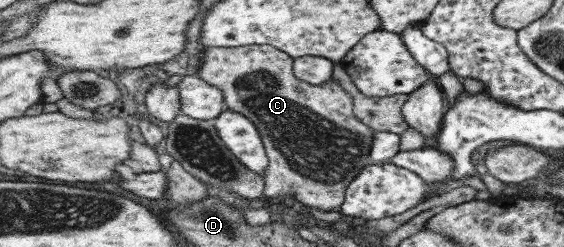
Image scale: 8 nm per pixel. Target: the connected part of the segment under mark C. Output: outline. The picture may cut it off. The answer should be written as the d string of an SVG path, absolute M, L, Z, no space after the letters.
M246 45L238 48L204 48L203 56L200 59L199 66L196 69L196 75L205 83L216 87L221 93L224 104L227 109L240 113L244 118L249 119L259 133L265 155L268 159L267 168L264 169L262 179L264 180L262 195L265 198L270 197L294 197L307 208L318 209L319 211L337 210L343 203L344 191L346 185L361 171L361 168L369 164L369 148L372 140L372 133L375 132L363 125L352 112L352 99L339 87L332 79L328 79L321 85L309 85L300 79L297 79L292 72L292 58L286 53L275 49L273 46Z

